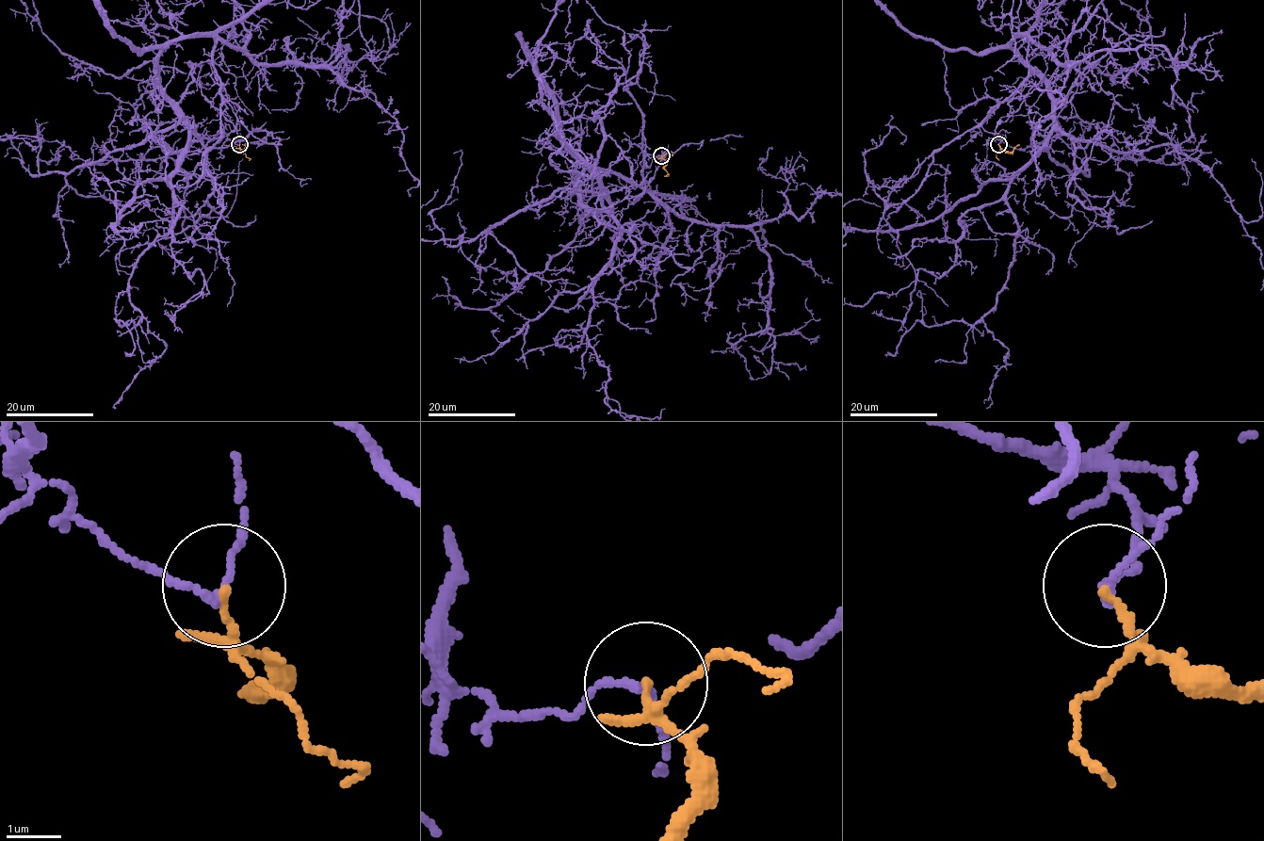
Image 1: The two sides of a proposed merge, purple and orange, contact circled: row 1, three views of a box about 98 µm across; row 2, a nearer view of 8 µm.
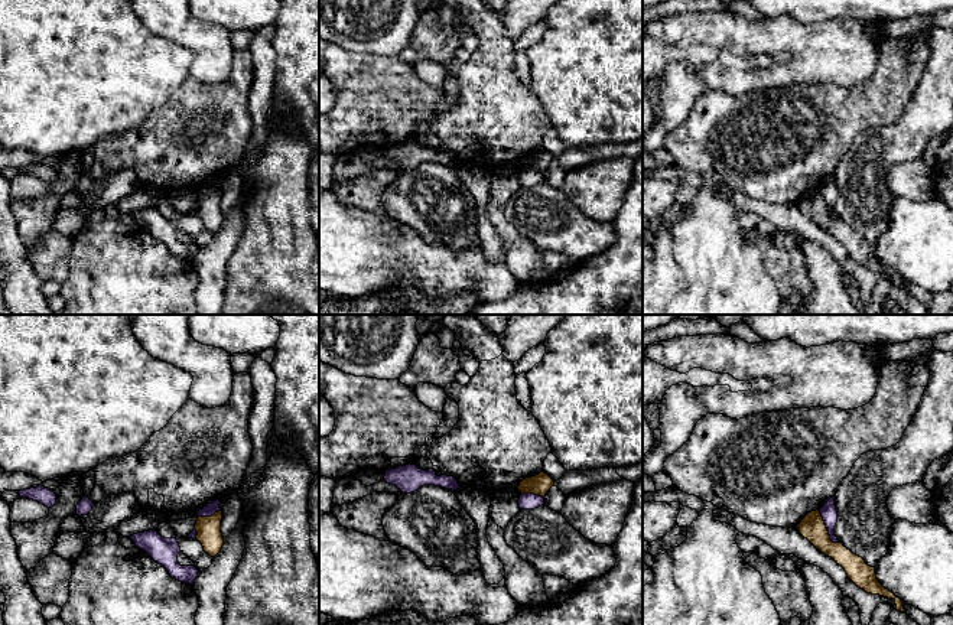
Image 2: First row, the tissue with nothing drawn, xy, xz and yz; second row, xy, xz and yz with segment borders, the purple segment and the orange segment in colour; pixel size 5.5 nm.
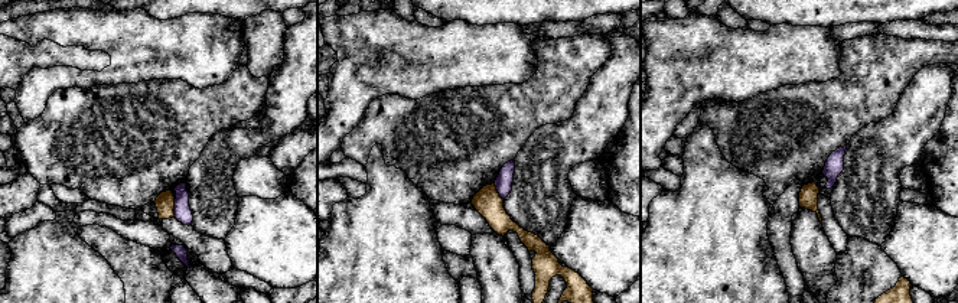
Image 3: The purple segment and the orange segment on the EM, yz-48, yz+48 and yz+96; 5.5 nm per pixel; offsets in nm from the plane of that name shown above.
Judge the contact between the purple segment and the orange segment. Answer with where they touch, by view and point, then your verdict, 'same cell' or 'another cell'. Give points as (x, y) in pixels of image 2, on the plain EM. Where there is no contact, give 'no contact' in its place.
yz (826, 204) | another cell

